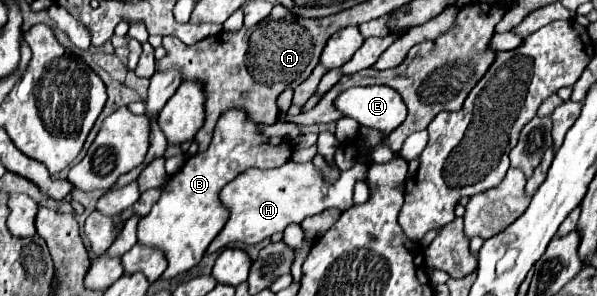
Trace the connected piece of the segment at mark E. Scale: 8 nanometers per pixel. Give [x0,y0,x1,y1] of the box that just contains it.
[336,86,406,134]

